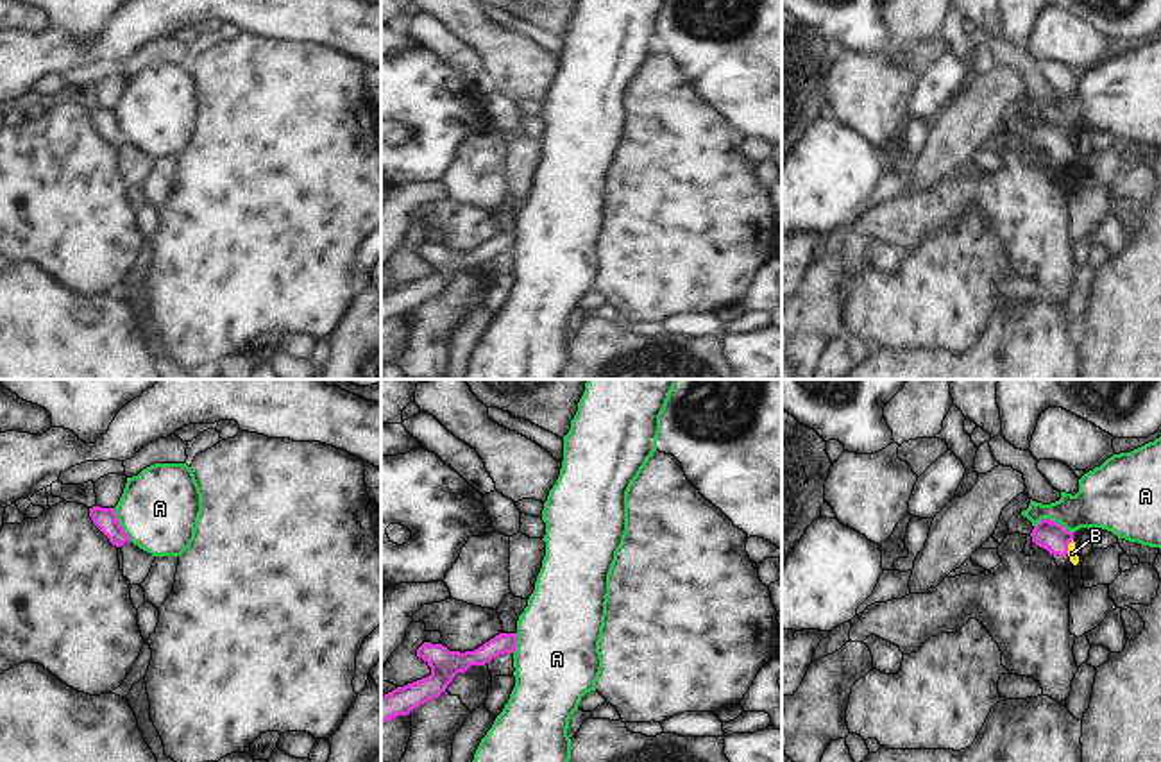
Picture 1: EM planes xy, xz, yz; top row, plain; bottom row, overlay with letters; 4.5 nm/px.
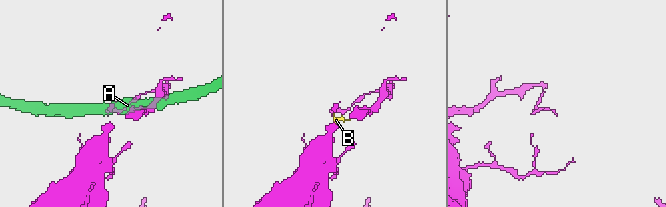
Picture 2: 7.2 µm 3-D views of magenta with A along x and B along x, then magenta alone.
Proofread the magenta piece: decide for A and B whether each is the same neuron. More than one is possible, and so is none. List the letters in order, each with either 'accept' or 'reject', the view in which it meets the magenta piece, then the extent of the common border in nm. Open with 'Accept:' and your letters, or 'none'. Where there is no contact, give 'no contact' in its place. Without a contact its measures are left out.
Accept: B
A: reject; meets magenta in yz; contact 180 nm long
B: accept; meets magenta in yz; contact 80 nm long

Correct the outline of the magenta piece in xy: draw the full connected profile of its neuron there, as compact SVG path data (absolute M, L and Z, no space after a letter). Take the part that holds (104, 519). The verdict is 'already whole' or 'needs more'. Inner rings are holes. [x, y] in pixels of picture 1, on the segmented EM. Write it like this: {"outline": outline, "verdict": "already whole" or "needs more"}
{"outline": "M93 506L89 508L89 517L113 546L120 547L125 542L131 542L129 535L120 526L113 508Z", "verdict": "already whole"}

